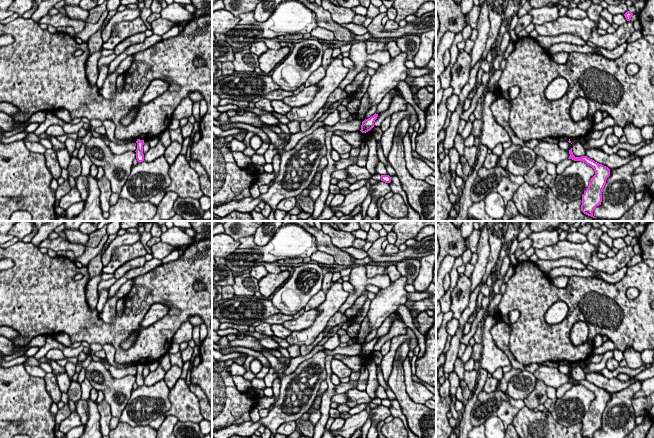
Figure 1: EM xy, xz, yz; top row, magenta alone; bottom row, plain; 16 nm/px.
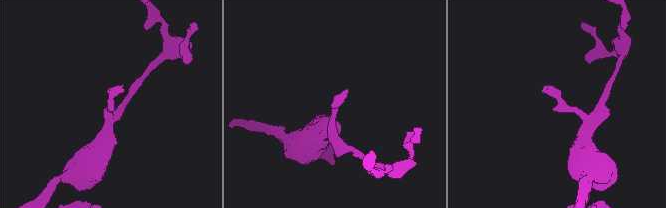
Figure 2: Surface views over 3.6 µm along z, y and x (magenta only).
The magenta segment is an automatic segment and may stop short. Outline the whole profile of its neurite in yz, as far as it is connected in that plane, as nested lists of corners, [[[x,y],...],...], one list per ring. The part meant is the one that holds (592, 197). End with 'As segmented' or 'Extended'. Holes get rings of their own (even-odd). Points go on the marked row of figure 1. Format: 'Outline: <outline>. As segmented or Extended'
Outline: [[[572,148],[569,150],[569,154],[570,156],[568,159],[583,161],[587,165],[591,166],[595,171],[595,175],[591,178],[588,188],[582,195],[581,211],[588,216],[596,218],[593,216],[593,211],[597,206],[601,205],[602,192],[606,184],[606,180],[610,176],[610,169],[595,162],[587,156],[575,157],[573,155]]]. As segmented

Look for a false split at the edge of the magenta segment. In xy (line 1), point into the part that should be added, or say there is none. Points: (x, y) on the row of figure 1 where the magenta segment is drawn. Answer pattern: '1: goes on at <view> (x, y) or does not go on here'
1: does not go on here

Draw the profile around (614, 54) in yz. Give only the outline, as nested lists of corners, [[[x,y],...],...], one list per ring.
[[[562,42],[562,43],[557,43],[550,46],[547,52],[550,55],[556,54],[558,52],[565,52],[565,53],[578,52],[578,53],[584,53],[584,54],[601,53],[607,59],[616,60],[623,55],[623,53],[627,49],[627,46],[628,46],[628,43],[625,42],[624,44],[616,47],[614,50],[606,50],[604,48],[598,48],[598,47],[593,48],[588,45],[577,46],[574,44],[568,44],[568,43]]]

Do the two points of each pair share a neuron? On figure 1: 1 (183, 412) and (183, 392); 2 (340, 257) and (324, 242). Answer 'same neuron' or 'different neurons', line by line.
1: same neuron
2: same neuron

